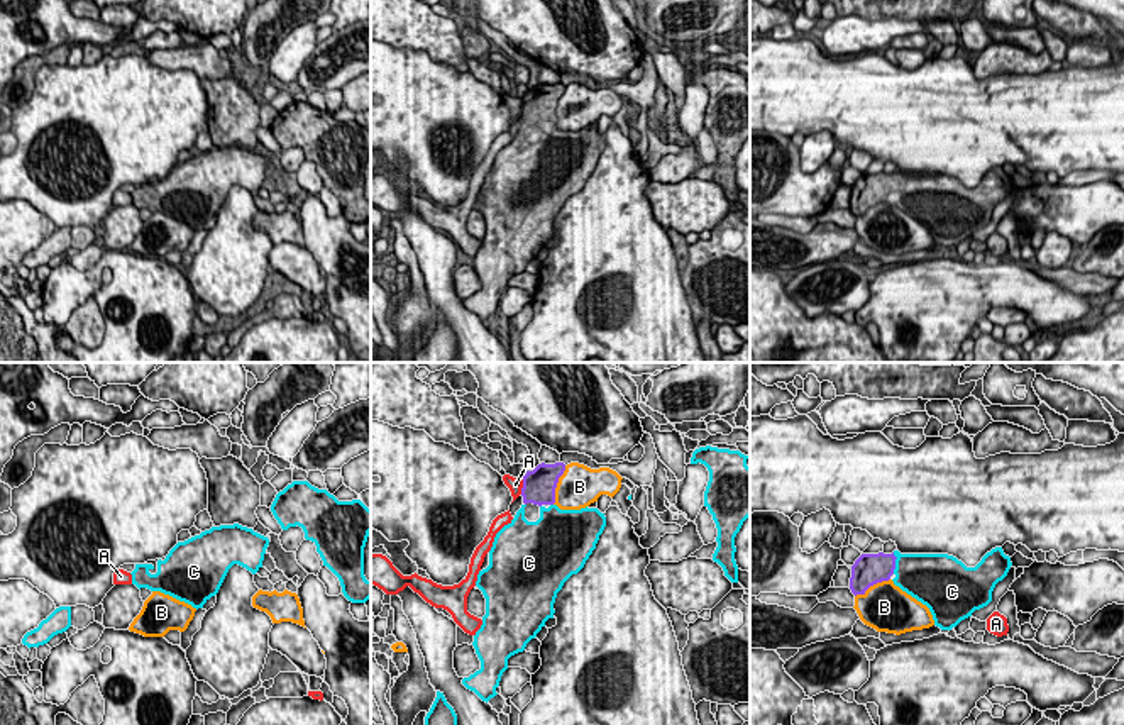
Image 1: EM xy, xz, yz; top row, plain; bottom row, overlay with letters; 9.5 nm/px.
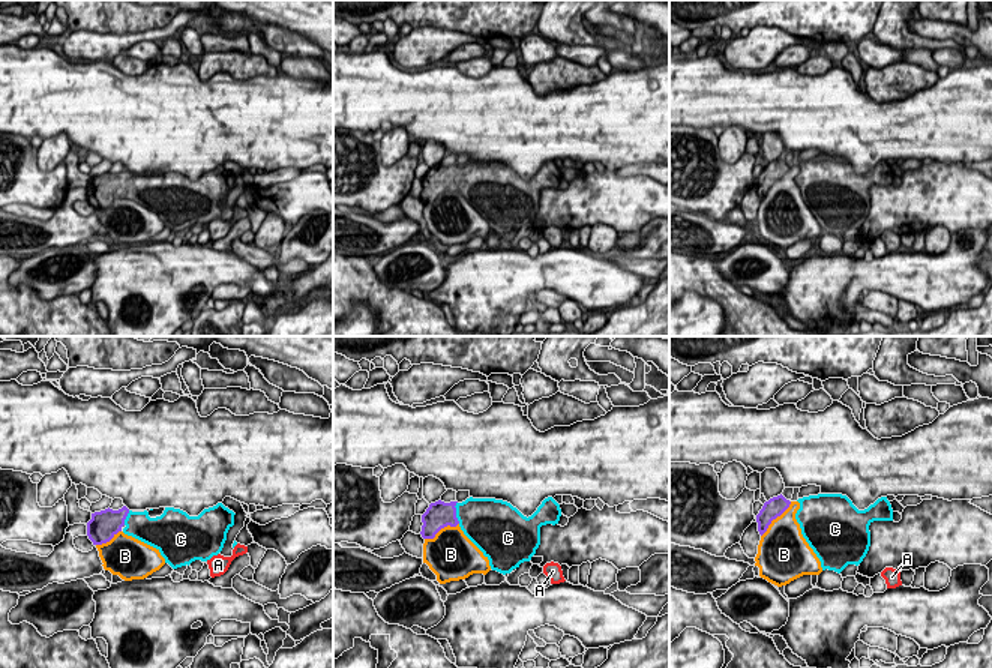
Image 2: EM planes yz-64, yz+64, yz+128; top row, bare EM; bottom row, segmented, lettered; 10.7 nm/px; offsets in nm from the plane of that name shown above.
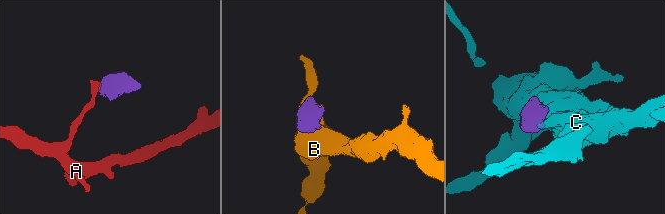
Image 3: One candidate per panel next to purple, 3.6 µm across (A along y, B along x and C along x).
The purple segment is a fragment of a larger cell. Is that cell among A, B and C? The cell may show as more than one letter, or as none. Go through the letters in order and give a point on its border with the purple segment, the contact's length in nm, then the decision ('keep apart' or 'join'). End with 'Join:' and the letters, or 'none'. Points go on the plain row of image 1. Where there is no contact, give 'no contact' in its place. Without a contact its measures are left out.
A: contact xz (523, 107); length 160 nm; keep apart
B: contact xz (556, 105); length 400 nm; keep apart
C: contact yz (894, 183); length 200 nm; join
Join: C

